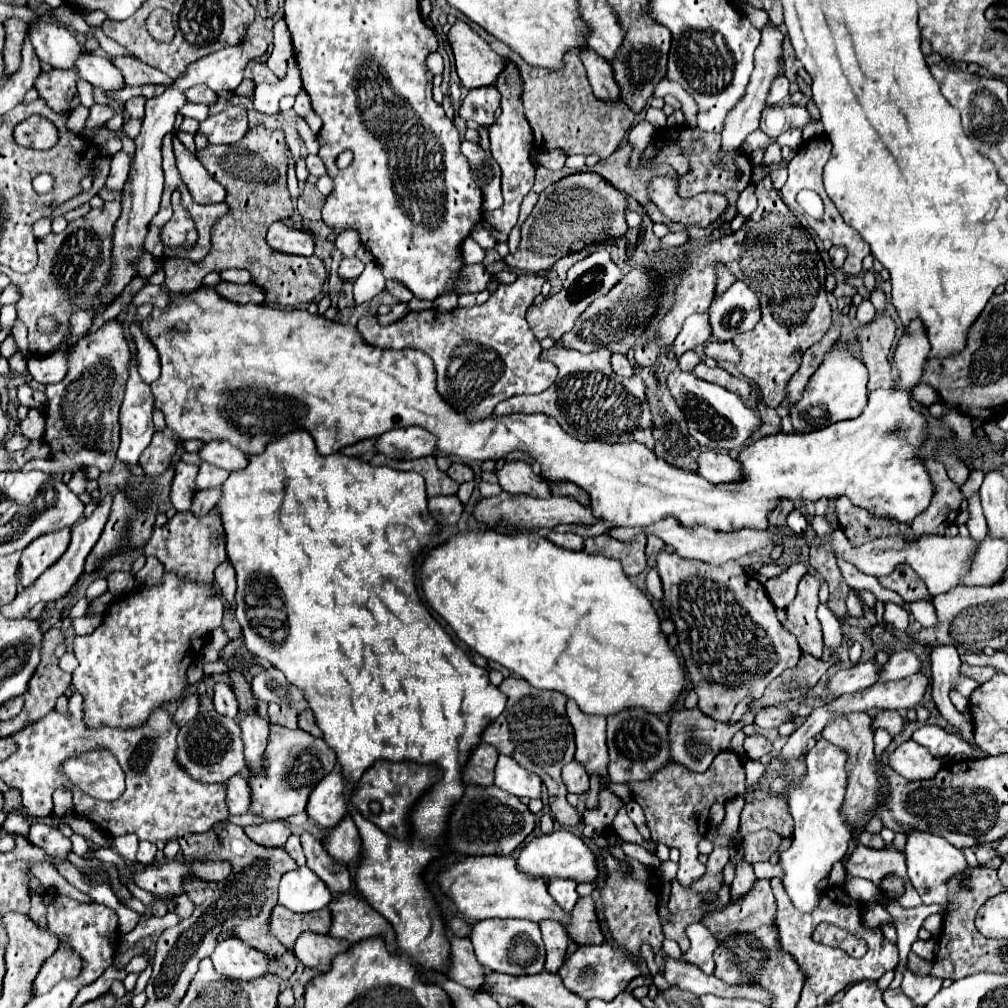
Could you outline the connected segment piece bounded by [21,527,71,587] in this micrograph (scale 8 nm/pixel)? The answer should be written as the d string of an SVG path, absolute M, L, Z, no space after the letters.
M63 527L53 533L45 533L23 549L21 555L21 585L31 585L47 567L51 567L69 545L71 529Z

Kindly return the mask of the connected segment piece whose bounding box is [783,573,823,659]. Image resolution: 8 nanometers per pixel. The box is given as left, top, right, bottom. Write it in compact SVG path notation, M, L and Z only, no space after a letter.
M809 573L803 575L803 579L799 581L797 597L793 599L791 605L787 605L787 621L783 625L789 631L793 631L797 641L801 641L801 649L805 653L811 653L817 659L821 659L823 645L819 645L821 623L817 619L817 603L819 603L817 591L819 591L819 581Z

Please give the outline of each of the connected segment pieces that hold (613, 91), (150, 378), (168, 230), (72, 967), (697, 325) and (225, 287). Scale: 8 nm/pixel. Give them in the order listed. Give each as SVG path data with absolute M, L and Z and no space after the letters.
M589 47L579 49L577 53L585 65L587 79L593 87L593 93L599 99L617 99L619 91L617 91L617 83L613 79L613 71L611 71L609 63L605 59L601 59L597 53L593 53L593 49L589 49Z
M131 325L131 335L135 339L137 345L137 369L139 375L145 383L153 383L159 377L159 359L157 359L157 351L153 345L147 345L147 339L143 337L143 333L139 331L139 325Z
M178 190L171 196L173 215L161 231L161 241L167 247L193 247L198 239L195 223L189 213L183 211L181 194Z
M59 947L55 951L55 955L51 955L41 971L37 973L35 977L35 995L43 995L47 993L55 983L59 983L61 979L67 979L67 977L73 977L77 975L77 971L81 969L81 961L77 959L77 955L73 955L67 947Z
M709 311L699 313L699 315L691 315L685 323L681 333L677 335L677 339L673 341L673 349L675 355L681 357L685 351L695 349L703 343L707 343L711 339L711 327L709 327Z
M221 281L215 289L221 297L231 299L235 303L265 303L265 291L255 283L237 285L237 283Z

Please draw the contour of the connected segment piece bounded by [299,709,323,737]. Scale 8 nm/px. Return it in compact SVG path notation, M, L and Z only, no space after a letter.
M305 709L305 711L299 715L299 727L301 727L303 731L311 733L313 737L321 737L321 735L323 735L321 729L317 727L317 723L315 723L315 715L313 715L311 709Z

